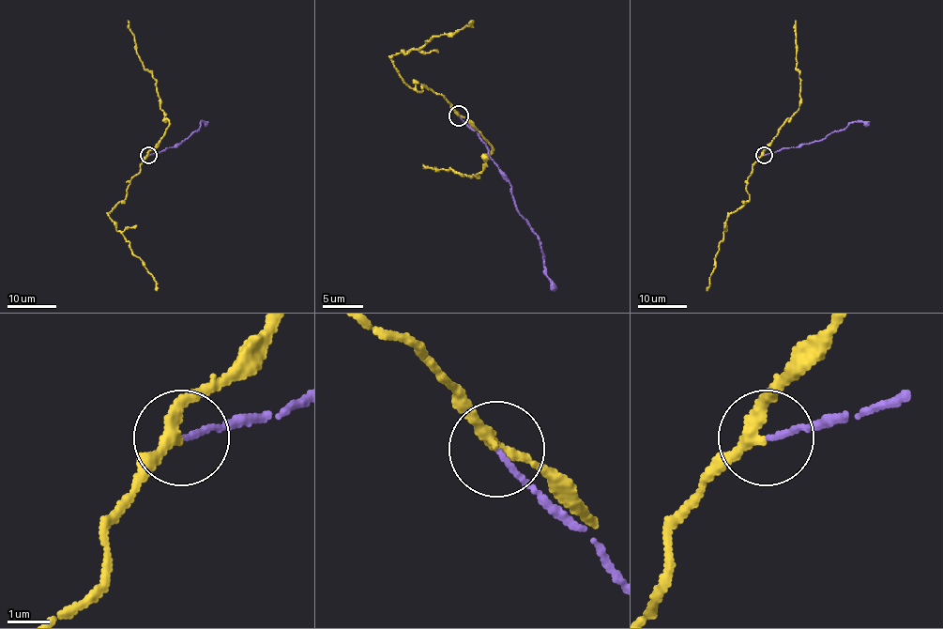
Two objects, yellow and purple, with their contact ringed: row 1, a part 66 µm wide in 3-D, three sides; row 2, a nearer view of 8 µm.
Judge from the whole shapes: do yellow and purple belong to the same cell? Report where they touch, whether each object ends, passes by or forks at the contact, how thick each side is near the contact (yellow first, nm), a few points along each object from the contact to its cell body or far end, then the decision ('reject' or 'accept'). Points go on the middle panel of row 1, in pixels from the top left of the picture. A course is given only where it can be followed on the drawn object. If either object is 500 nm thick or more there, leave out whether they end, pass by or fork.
at (458, 115); yellow passes by; purple ends there; 260 nm thick on the yellow side, 100 nm on the other; yellow runs (458, 115), (430, 87), (419, 92), (401, 77), (391, 59), (419, 49), (442, 35), (451, 35), (472, 21); purple runs (458, 115), (478, 134), (500, 175), (510, 185), (514, 207), (537, 236), (545, 276), (553, 290); accept

